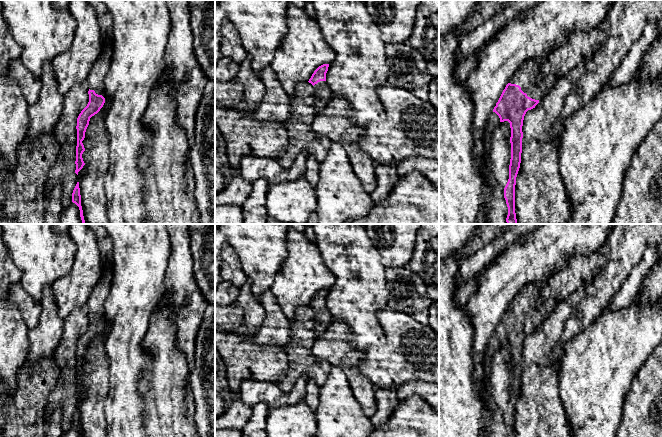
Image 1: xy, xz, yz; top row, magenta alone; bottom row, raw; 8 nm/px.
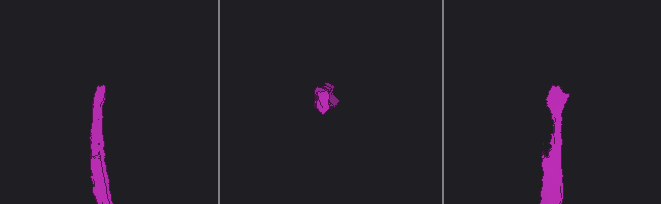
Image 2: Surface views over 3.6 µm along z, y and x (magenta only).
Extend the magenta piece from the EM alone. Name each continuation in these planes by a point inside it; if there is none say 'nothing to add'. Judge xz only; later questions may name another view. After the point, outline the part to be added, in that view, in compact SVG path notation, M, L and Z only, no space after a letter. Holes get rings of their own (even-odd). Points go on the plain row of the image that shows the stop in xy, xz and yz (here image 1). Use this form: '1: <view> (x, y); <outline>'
1: xz (322, 317); M320 305L314 310L315 334L321 337L332 322L332 315L328 311L326 305Z

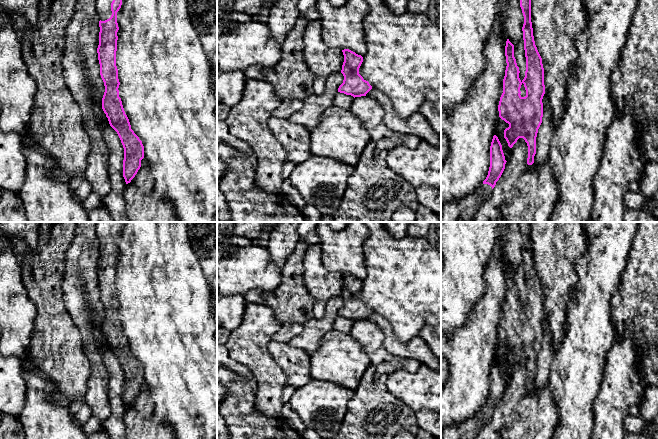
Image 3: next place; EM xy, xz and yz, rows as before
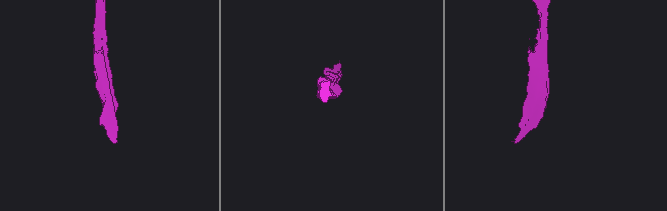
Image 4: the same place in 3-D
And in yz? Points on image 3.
1: yz (469, 429); M482 408L460 425L445 428L441 432L441 439L475 439L481 428L490 423L492 415L490 409Z

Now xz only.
nothing to add

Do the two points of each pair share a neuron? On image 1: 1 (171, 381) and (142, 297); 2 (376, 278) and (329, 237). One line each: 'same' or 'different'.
1: different
2: same

